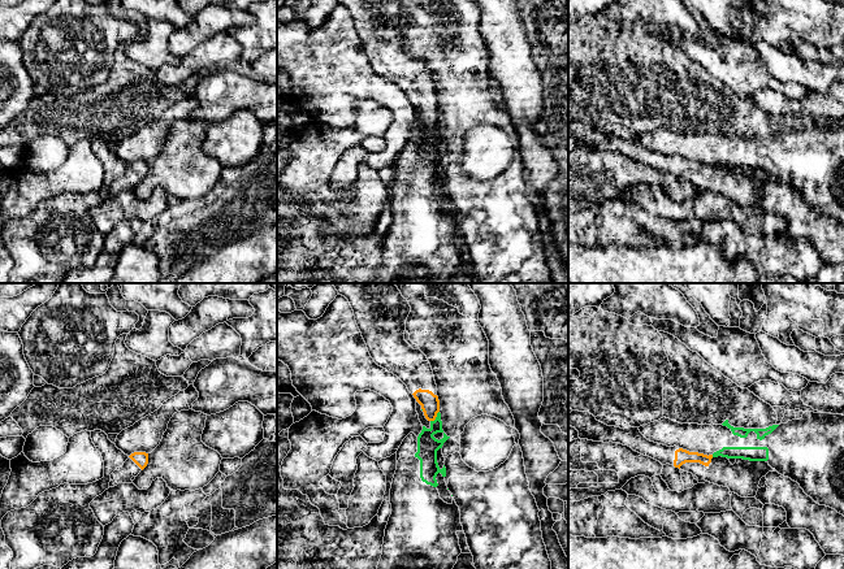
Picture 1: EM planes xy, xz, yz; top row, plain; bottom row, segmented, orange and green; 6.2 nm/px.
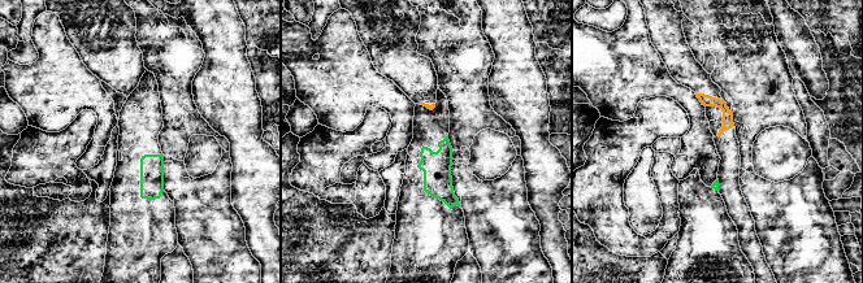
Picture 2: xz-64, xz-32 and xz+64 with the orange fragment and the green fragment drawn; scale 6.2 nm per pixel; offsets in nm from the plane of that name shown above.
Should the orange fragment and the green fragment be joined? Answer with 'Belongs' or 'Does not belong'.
Does not belong

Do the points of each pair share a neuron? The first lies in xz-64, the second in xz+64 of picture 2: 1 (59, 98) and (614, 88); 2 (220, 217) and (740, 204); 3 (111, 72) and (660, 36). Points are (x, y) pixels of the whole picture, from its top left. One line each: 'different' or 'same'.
1: same
2: different
3: same

